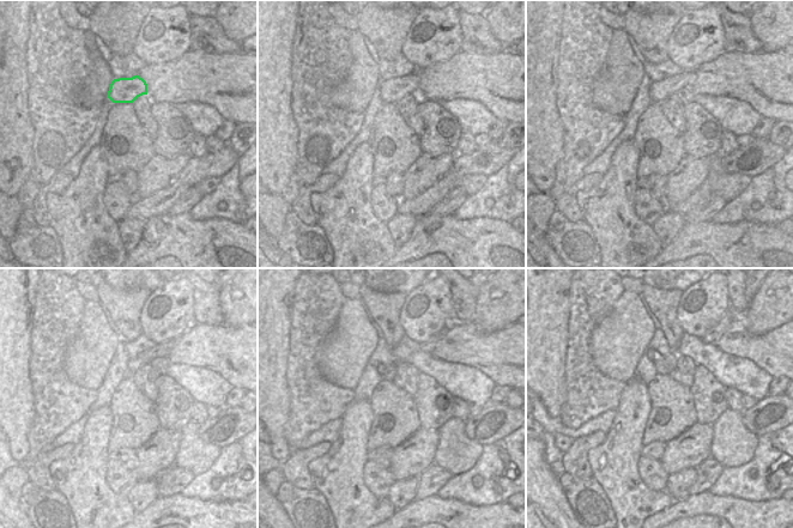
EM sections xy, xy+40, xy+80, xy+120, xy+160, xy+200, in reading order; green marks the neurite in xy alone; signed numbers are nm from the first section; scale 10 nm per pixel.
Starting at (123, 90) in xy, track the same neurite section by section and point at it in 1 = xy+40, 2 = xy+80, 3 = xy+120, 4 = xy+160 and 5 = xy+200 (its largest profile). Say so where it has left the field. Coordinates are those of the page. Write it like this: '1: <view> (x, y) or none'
1: xy+40 (392, 90)
2: xy+80 (660, 90)
3: xy+120 (157, 346)
4: xy+160 (437, 337)
5: xy+200 (713, 335)

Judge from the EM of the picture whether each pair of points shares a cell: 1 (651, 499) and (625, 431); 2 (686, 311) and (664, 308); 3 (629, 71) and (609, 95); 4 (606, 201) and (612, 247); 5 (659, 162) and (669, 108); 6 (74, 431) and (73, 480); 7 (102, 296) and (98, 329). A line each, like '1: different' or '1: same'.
1: same
2: different
3: same
4: same
5: different
6: different
7: different

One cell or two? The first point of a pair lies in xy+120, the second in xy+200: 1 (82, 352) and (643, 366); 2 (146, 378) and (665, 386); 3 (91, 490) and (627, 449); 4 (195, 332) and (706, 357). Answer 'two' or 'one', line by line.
1: two
2: two
3: one
4: two

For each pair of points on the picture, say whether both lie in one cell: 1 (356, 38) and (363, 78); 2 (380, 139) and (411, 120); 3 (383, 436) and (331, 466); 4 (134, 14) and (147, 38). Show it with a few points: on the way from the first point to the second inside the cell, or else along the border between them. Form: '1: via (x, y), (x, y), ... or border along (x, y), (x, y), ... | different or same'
1: via (358, 48), (363, 68) | same
2: border along (394, 103), (400, 116), (418, 137) | different
3: border along (381, 413), (375, 447) | different
4: border along (147, 12), (132, 52) | different

